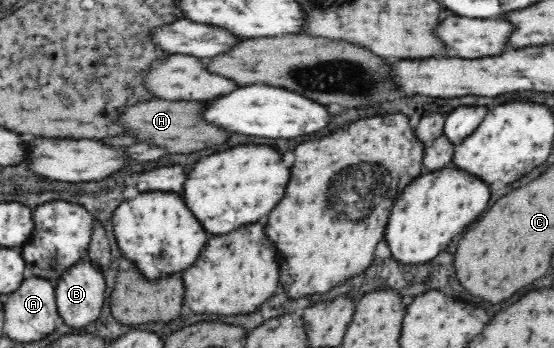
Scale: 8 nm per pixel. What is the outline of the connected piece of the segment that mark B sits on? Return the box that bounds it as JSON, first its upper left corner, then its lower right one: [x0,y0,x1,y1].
[55,257,105,329]

